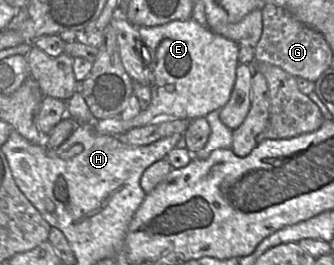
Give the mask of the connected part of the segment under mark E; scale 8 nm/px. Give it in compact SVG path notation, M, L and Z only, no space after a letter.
M193 18L174 20L153 27L141 26L137 27L137 30L148 56L150 105L130 120L122 120L119 116L94 120L95 129L99 134L120 135L131 128L145 126L158 120L205 118L210 112L220 111L226 105L234 87L239 64L239 45L236 42L211 32L210 28L203 27Z

